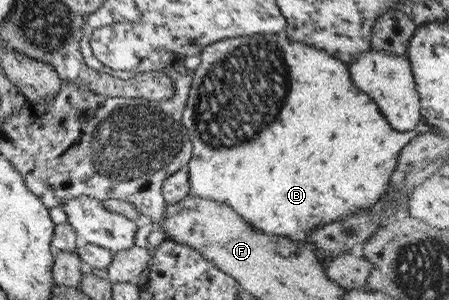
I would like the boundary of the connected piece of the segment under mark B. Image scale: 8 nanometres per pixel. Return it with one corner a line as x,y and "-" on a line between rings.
261,33
220,40
202,48
199,55
200,64
191,76
190,91
181,116
181,123
192,142
190,159
184,167
188,174
190,193
198,198
226,204
250,228
256,228
264,234
284,236
305,245
308,232
314,228
330,224
332,220
342,220
346,216
358,214
360,210
362,212
368,210
378,198
384,196
388,184
391,184
391,174
397,166
400,150
419,134
416,128
410,132
392,130
376,104
354,87
346,63
328,56
318,48
291,42
282,34

